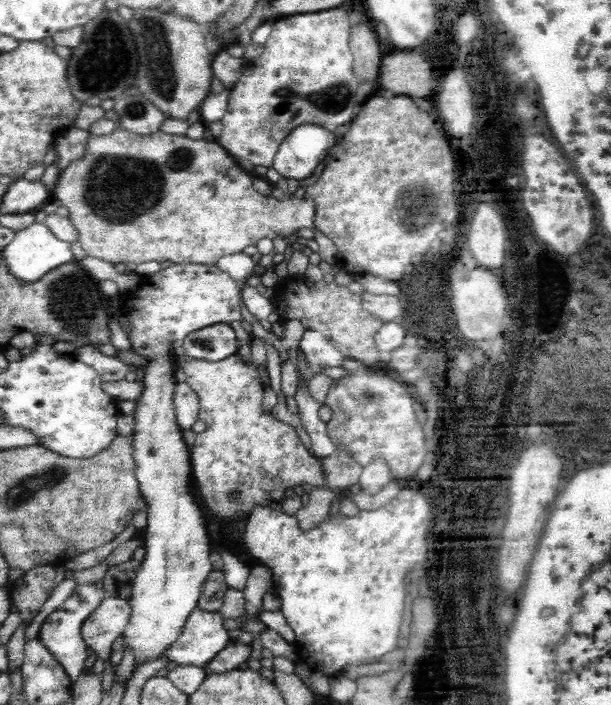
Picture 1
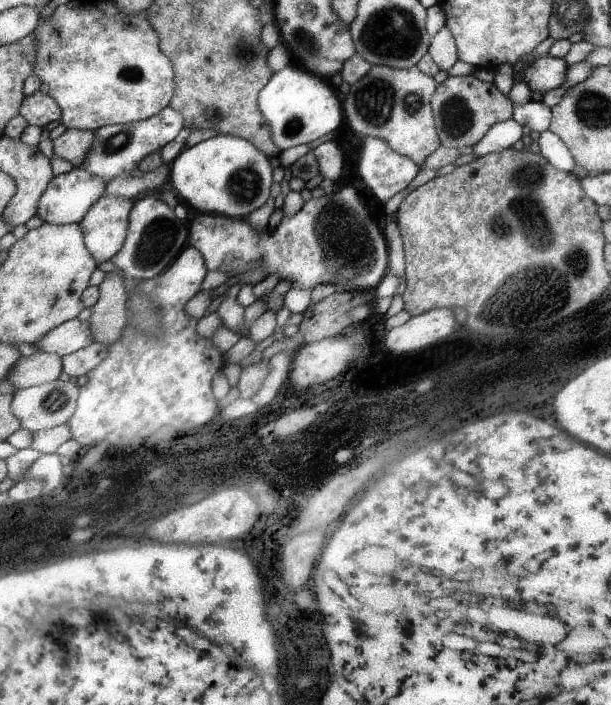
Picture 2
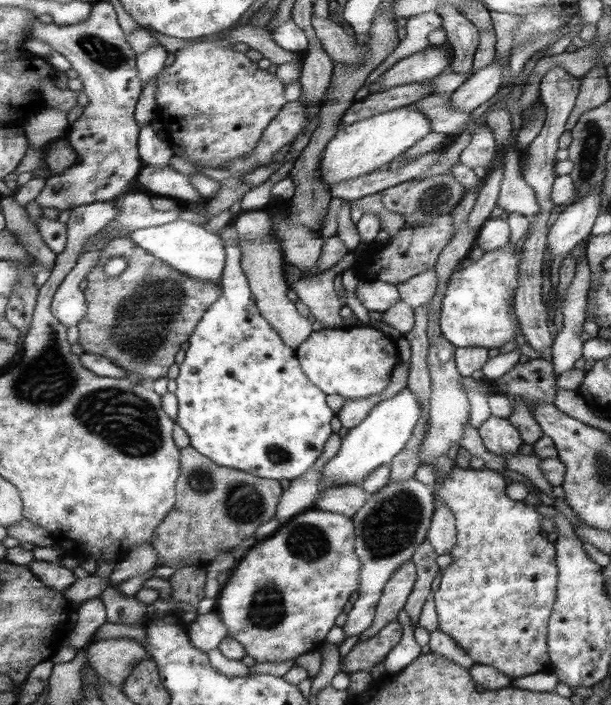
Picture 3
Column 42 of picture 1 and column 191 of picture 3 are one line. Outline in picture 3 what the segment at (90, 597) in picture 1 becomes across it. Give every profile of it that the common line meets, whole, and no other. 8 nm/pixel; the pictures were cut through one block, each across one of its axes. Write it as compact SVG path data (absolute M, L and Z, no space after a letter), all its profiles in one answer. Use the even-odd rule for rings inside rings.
M217 612L196 616L186 630L192 646L206 655L229 637L229 628Z

